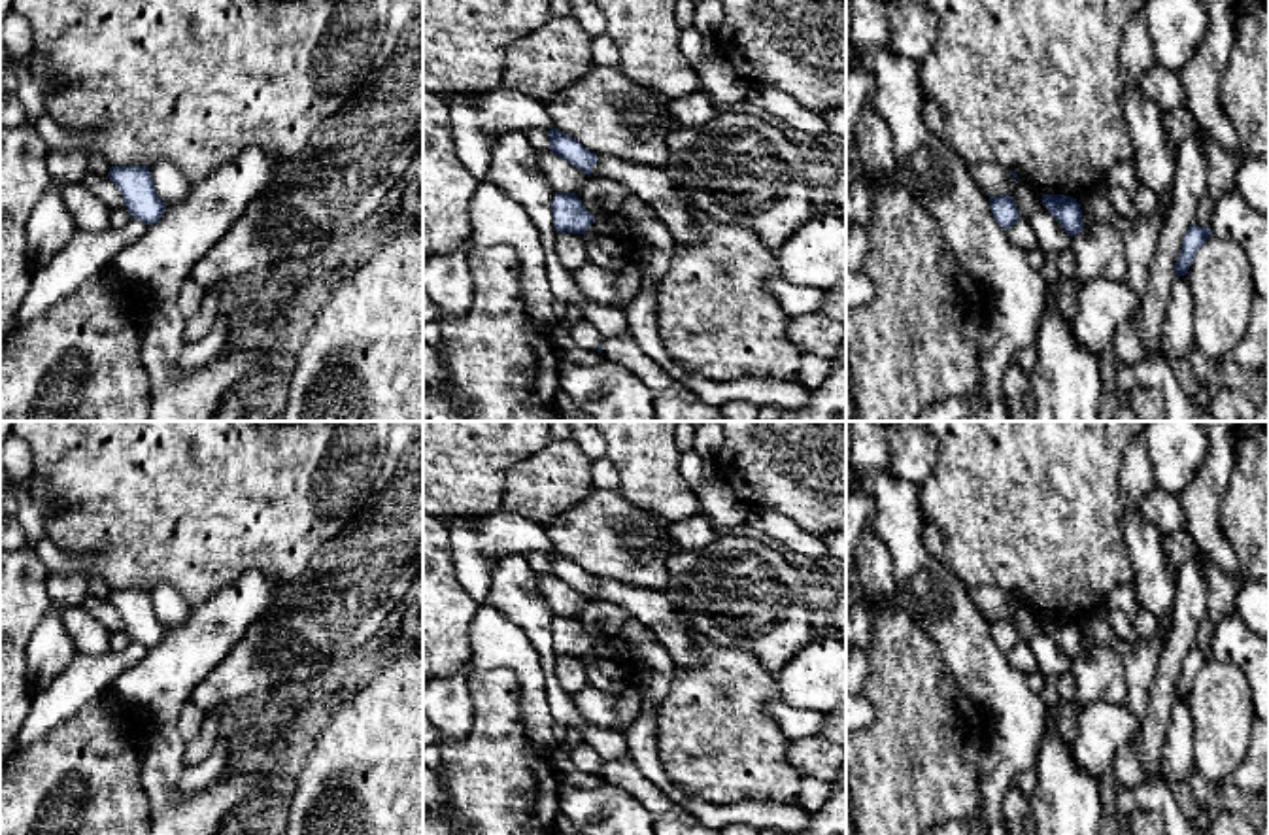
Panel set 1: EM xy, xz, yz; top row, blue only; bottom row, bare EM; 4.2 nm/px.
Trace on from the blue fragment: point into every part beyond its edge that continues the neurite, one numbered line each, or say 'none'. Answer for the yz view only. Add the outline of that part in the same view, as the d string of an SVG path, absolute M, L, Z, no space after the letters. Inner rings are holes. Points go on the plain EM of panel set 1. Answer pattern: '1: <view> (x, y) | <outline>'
none

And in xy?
none

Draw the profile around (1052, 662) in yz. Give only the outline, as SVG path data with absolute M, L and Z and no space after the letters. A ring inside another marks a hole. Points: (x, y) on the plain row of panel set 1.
M1041 627L1029 640L1031 652L1035 654L1039 673L1044 676L1046 684L1039 693L1044 707L1061 705L1061 695L1058 693L1056 680L1071 669L1071 659L1059 648L1059 644Z

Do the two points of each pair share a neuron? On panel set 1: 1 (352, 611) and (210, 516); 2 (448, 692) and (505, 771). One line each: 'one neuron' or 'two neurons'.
1: two neurons
2: two neurons

